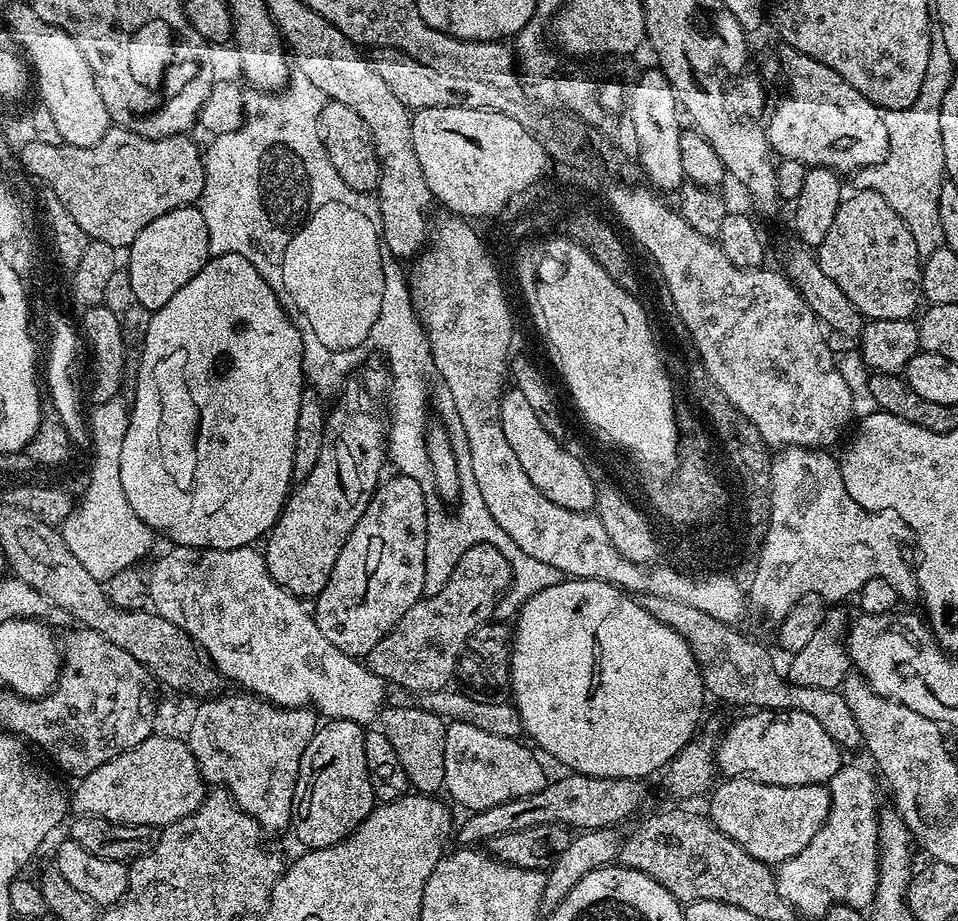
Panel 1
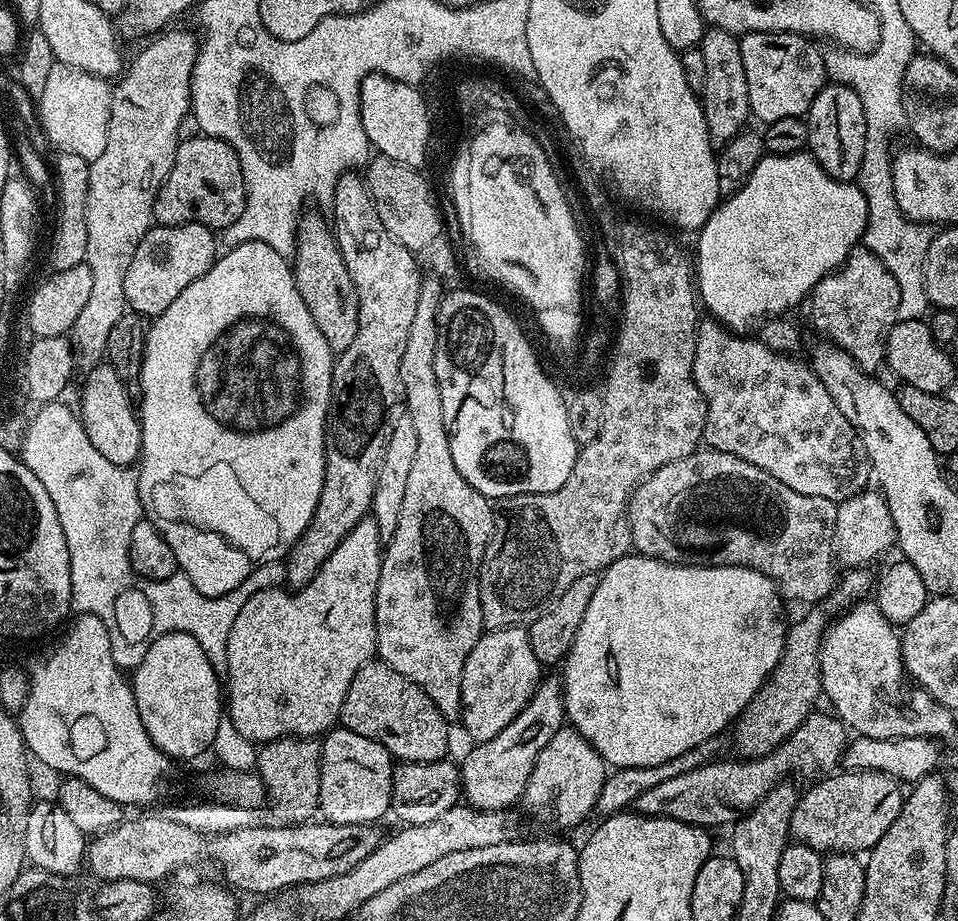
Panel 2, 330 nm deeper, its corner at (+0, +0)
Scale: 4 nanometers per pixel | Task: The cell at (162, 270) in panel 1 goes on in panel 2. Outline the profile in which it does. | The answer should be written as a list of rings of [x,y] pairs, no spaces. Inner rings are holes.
[[[170,224],[153,226],[138,242],[138,250],[134,250],[134,259],[130,261],[130,270],[126,270],[126,305],[131,311],[145,317],[161,316],[212,264],[218,259],[216,240],[213,229],[201,224]]]

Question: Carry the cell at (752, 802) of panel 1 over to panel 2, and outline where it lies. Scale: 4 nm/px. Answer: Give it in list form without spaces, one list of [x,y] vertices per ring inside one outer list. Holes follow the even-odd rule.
[[[840,770],[835,774],[825,775],[821,780],[824,781],[814,785],[809,792],[805,791],[797,800],[796,809],[792,811],[792,827],[790,829],[790,836],[793,841],[812,847],[813,850],[821,854],[867,853],[898,818],[906,797],[905,789],[900,789],[903,788],[901,781],[887,776],[885,772]]]

